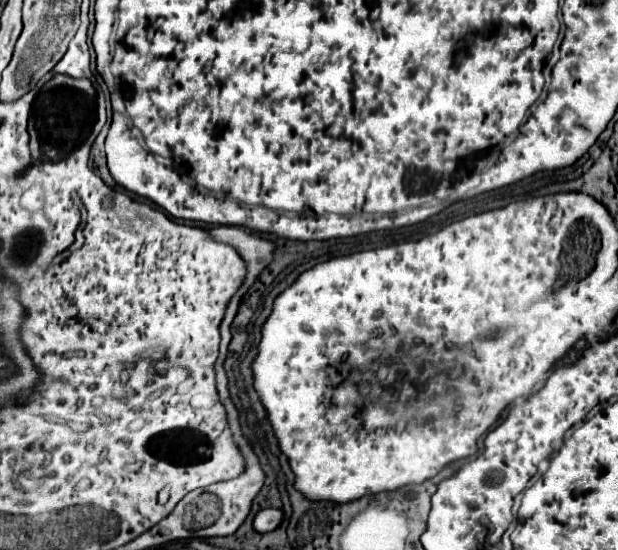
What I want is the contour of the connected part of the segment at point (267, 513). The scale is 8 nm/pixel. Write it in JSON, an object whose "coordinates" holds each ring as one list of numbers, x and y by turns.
{"coordinates":[[265,508,265,510,259,510,253,518,253,528,257,532,271,532,275,530,283,520,283,512,281,510,275,510,275,508]]}

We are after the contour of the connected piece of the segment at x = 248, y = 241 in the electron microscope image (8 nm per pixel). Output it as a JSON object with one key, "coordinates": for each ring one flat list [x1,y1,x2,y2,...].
{"coordinates":[[213,226,213,228,207,228,205,232,217,242,233,246,237,254,245,260,247,274,253,274,253,278,269,264,269,258,273,254,271,242,235,226]]}

